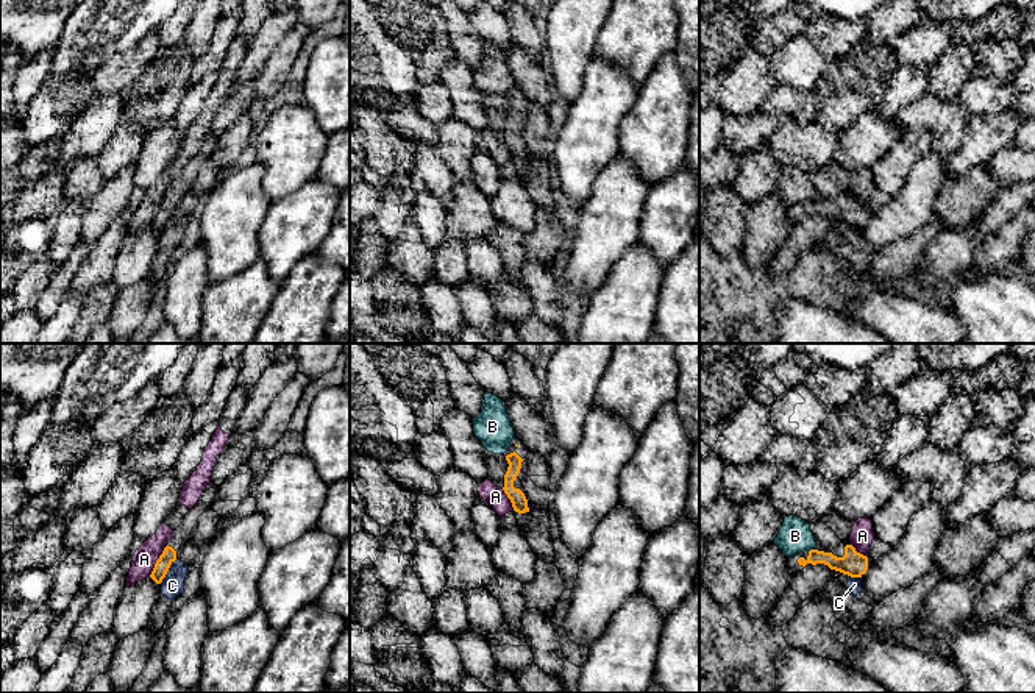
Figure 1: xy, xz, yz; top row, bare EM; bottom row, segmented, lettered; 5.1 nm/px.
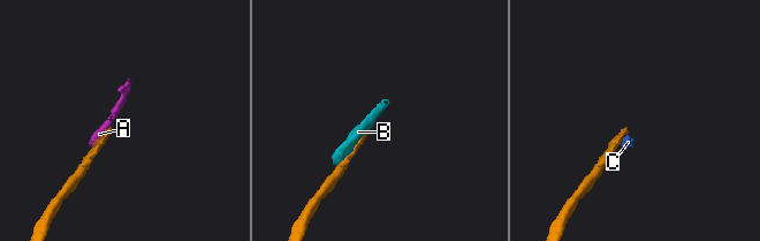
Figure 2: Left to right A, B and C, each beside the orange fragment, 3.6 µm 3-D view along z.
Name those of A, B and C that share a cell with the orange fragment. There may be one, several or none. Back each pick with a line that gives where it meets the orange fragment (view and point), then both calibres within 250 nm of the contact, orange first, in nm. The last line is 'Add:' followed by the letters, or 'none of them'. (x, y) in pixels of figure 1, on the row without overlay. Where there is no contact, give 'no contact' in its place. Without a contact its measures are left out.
Add: none of them

